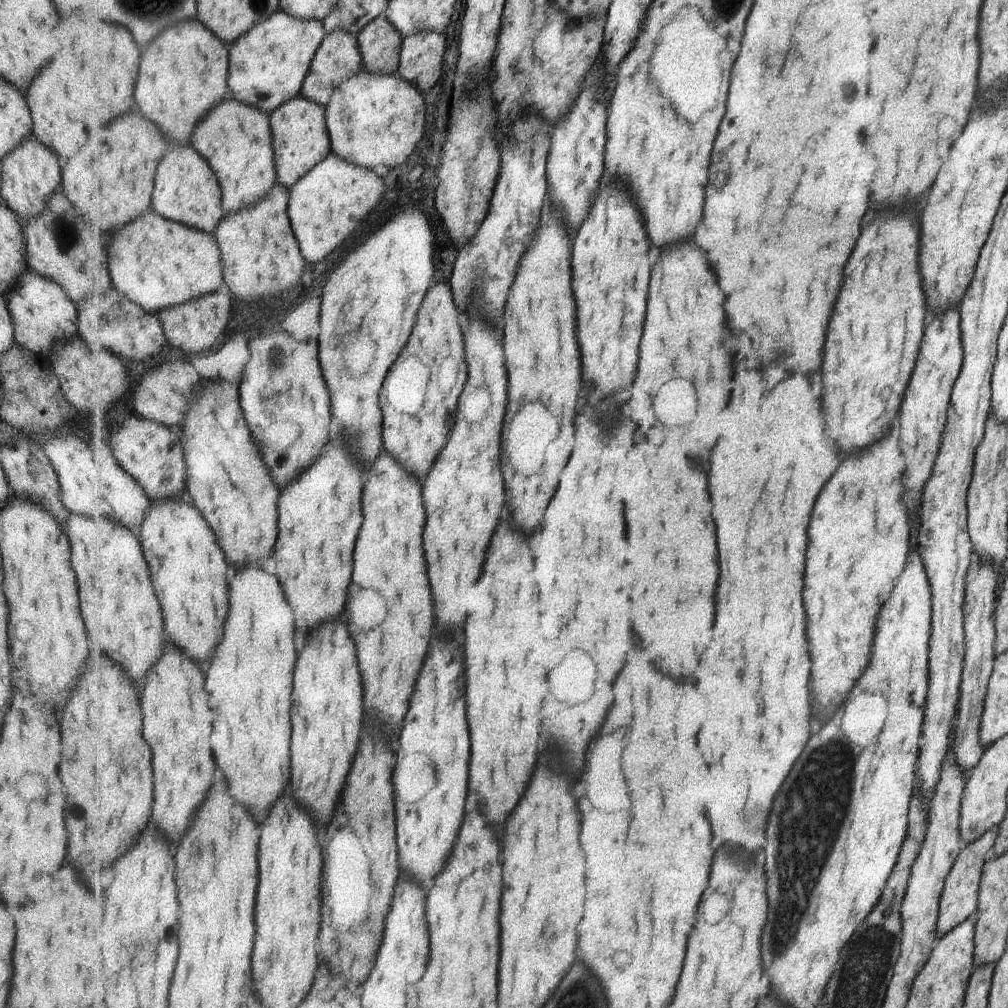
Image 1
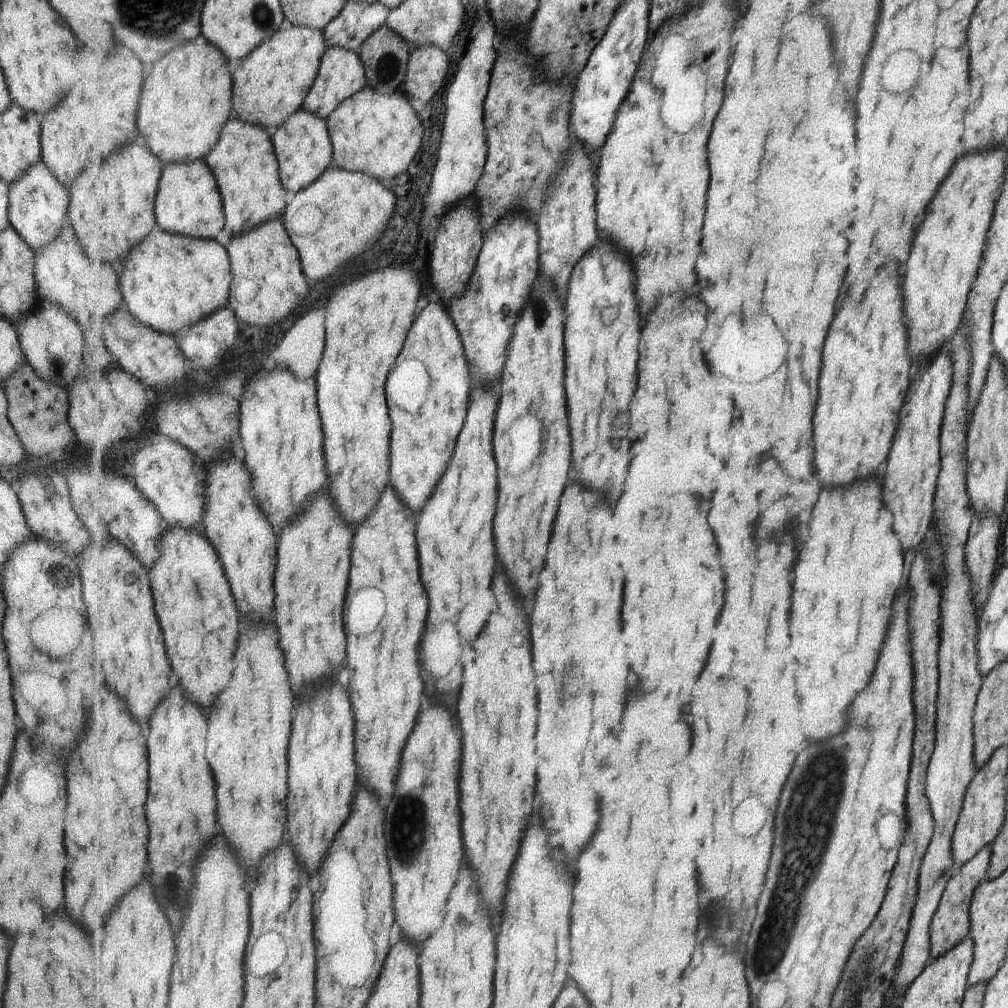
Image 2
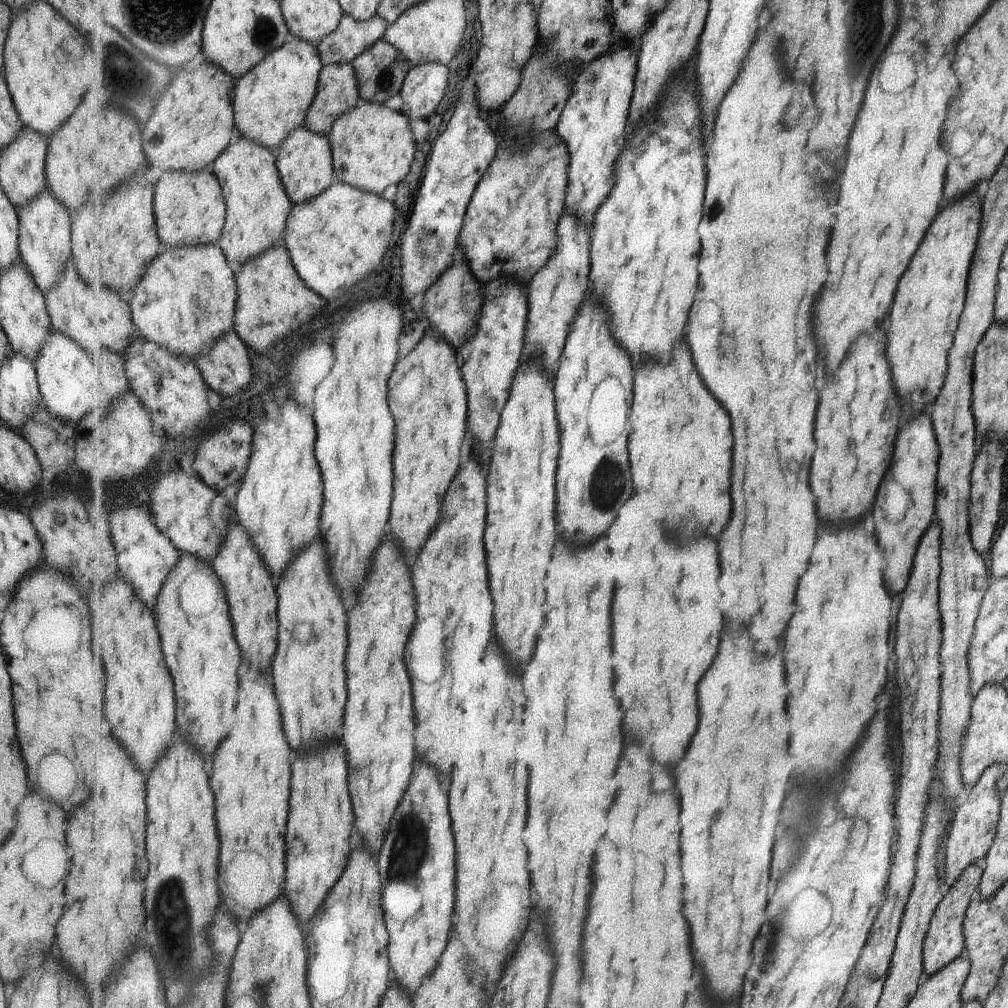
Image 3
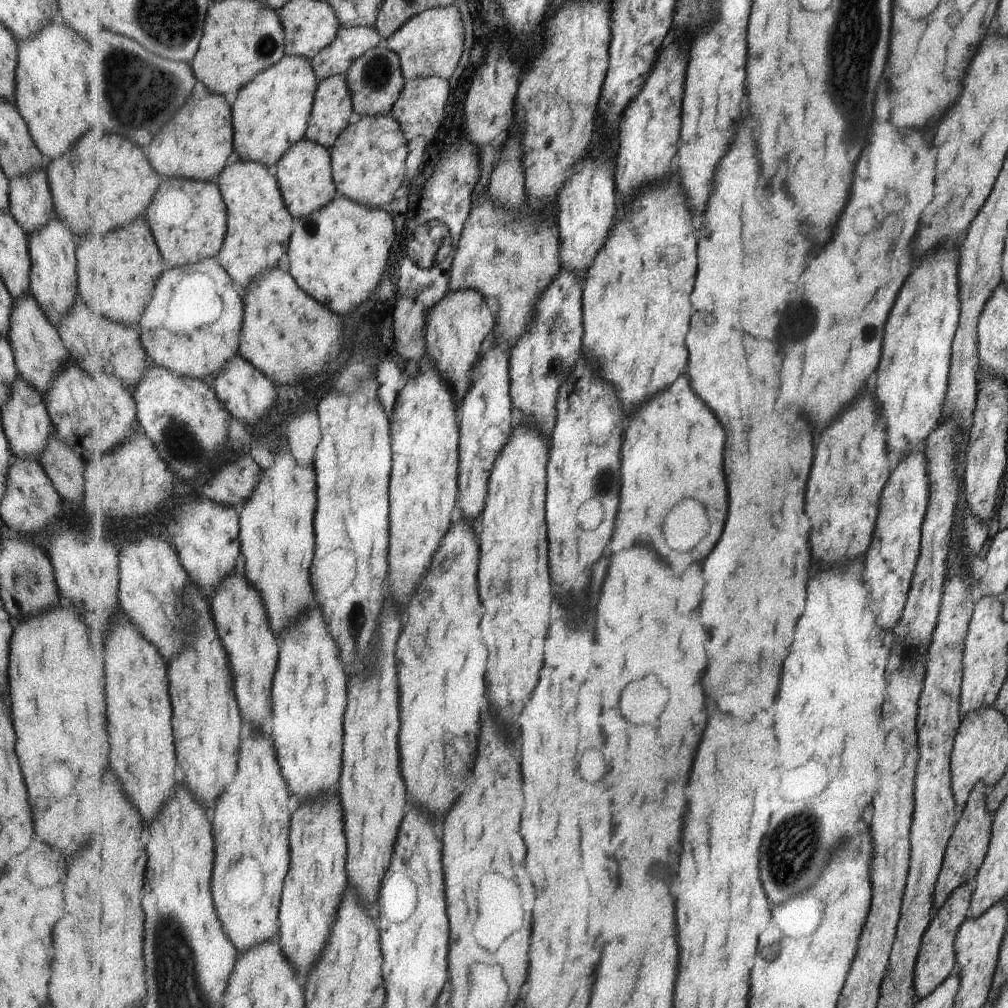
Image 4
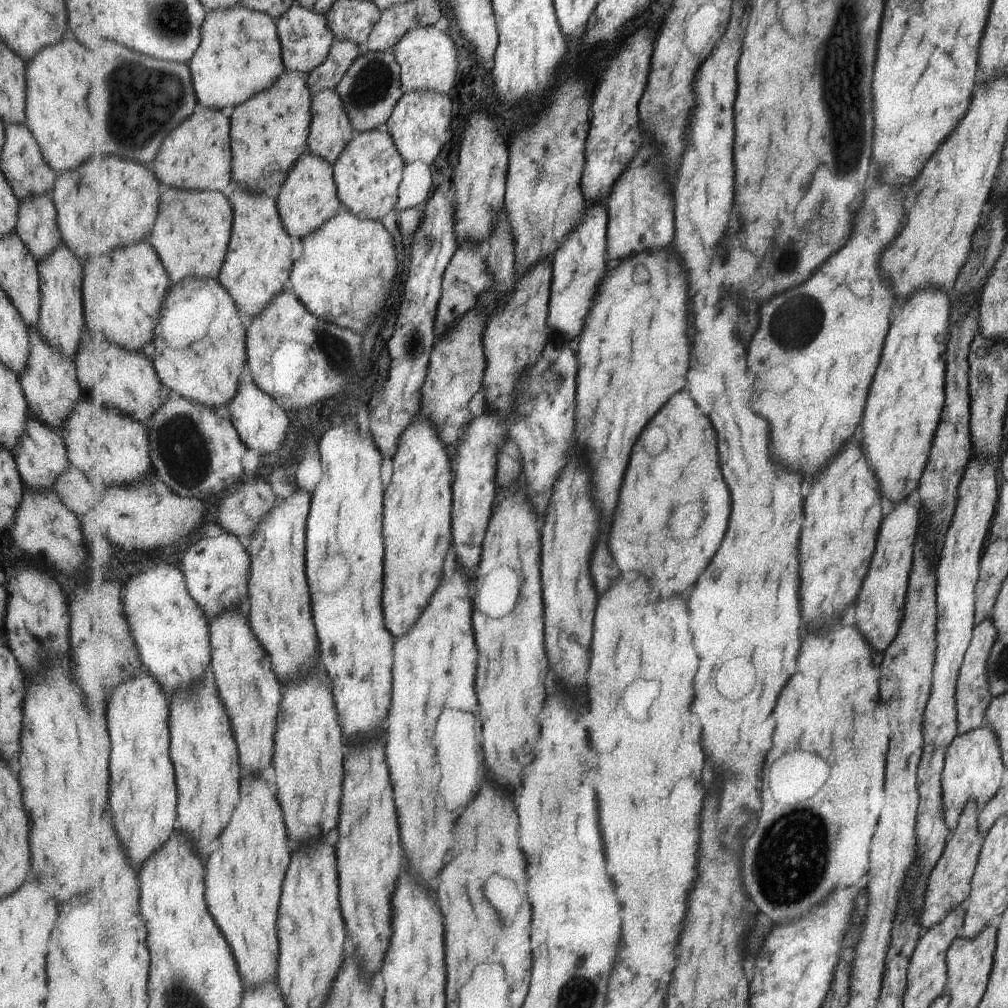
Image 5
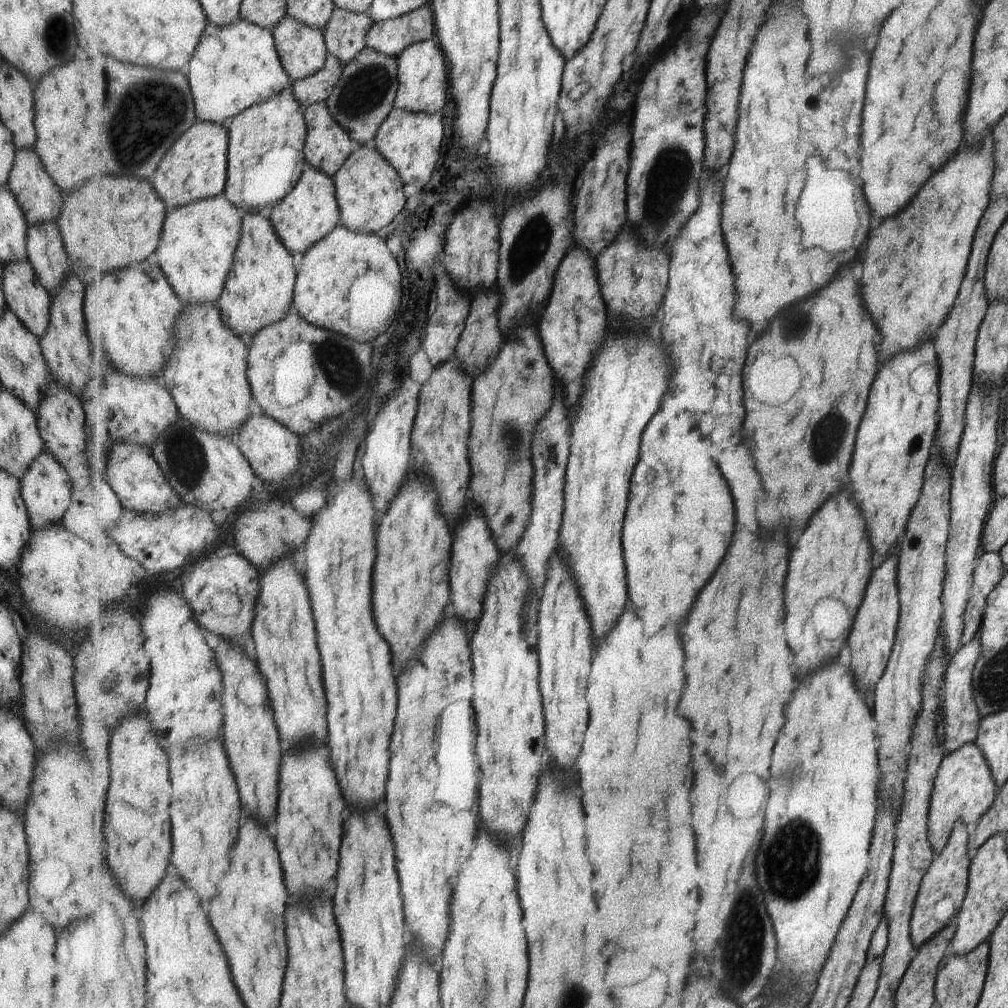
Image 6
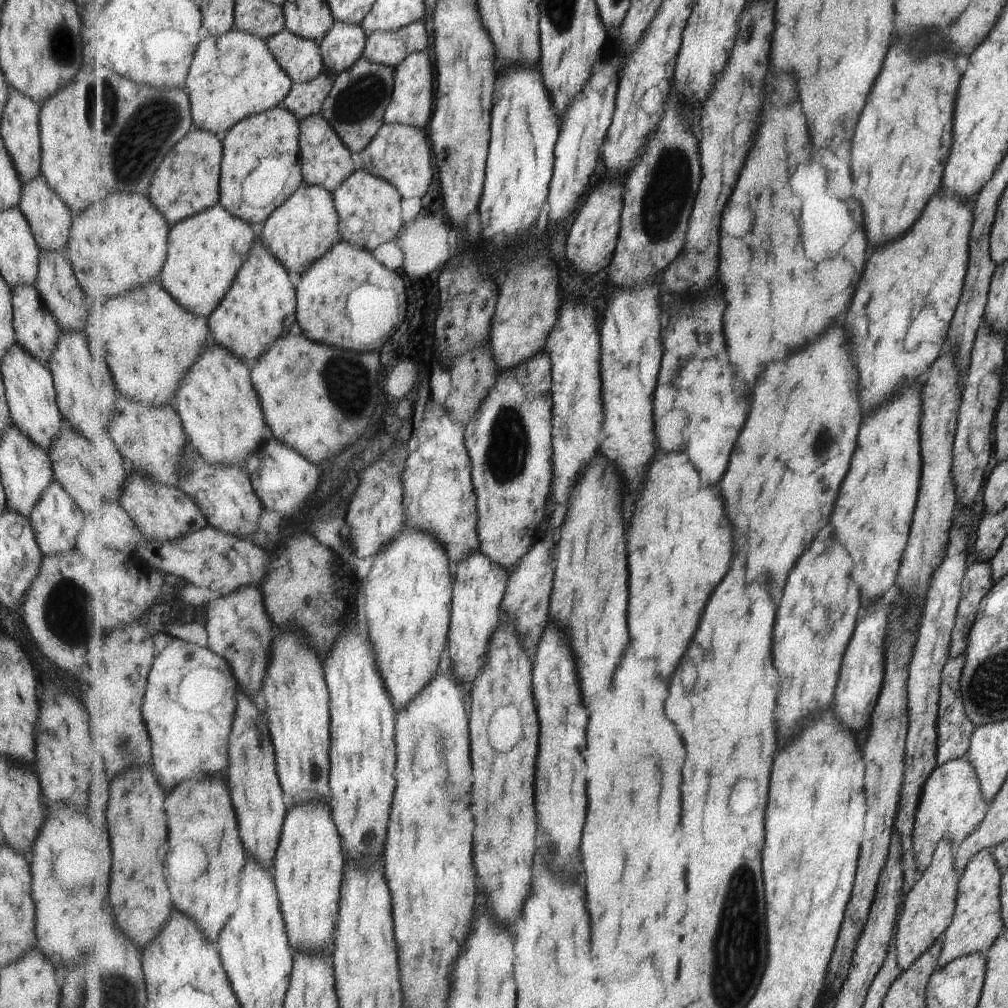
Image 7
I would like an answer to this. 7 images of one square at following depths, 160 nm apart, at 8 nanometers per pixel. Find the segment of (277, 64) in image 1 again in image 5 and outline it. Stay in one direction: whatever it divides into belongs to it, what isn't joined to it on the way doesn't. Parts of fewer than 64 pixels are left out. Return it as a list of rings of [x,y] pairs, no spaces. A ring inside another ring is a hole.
[[[287,71],[266,91],[256,94],[243,106],[235,108],[233,122],[233,180],[249,190],[276,193],[283,184],[273,184],[273,176],[267,176],[269,162],[277,162],[279,170],[287,176],[308,148],[312,125],[313,96],[306,83],[306,74]]]

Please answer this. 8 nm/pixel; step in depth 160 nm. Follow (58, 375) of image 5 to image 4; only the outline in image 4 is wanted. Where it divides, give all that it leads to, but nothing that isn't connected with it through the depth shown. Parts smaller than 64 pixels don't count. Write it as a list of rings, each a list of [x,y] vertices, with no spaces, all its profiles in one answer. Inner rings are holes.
[[[29,292],[13,300],[6,338],[13,353],[14,365],[19,378],[44,396],[54,376],[70,359],[70,354],[63,346],[56,328],[45,318],[43,311]]]

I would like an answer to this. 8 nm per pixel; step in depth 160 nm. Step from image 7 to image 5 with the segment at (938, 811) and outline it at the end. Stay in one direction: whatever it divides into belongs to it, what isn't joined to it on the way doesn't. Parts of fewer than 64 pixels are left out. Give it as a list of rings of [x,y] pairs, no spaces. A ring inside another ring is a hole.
[[[984,724],[978,729],[953,737],[945,753],[941,774],[942,815],[946,829],[951,834],[966,802],[974,802],[977,808],[982,808],[999,790],[1006,771],[1002,766],[995,735]]]

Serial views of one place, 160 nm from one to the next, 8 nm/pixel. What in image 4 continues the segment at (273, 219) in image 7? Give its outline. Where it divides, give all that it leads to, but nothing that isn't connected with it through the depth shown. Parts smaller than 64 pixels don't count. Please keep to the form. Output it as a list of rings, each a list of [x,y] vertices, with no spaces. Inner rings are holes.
[[[305,138],[294,144],[275,166],[275,173],[287,210],[295,220],[309,217],[339,196],[332,171],[332,151],[311,139]]]

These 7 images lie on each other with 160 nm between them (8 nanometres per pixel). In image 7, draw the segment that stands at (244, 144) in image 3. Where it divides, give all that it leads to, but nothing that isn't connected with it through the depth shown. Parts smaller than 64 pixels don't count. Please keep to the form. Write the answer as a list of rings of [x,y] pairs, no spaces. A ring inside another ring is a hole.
[[[258,238],[250,256],[246,258],[246,264],[239,269],[238,278],[230,292],[213,316],[207,318],[211,328],[210,339],[243,362],[252,365],[267,352],[274,341],[287,336],[293,324],[296,328],[297,306],[296,288],[291,284],[288,270],[262,244],[261,238]]]

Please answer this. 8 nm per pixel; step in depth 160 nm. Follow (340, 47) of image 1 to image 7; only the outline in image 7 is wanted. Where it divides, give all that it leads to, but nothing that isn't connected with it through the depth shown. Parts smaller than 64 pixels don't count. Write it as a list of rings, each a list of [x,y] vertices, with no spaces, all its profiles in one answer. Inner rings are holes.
[[[319,113],[300,122],[301,161],[304,182],[325,187],[333,194],[358,168],[359,161],[344,144],[331,123]]]

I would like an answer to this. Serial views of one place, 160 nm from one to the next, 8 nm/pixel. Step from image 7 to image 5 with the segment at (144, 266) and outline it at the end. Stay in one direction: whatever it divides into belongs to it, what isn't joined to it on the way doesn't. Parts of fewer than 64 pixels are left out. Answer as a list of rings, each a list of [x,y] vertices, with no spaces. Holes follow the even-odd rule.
[[[107,156],[105,160],[87,160],[83,166],[79,166],[73,172],[61,174],[56,177],[50,192],[56,210],[56,223],[60,237],[64,245],[79,260],[81,266],[89,256],[102,256],[113,253],[123,246],[137,244],[149,236],[149,232],[155,226],[155,220],[159,220],[161,192],[159,192],[159,180],[155,174],[137,162],[127,162],[117,156]]]

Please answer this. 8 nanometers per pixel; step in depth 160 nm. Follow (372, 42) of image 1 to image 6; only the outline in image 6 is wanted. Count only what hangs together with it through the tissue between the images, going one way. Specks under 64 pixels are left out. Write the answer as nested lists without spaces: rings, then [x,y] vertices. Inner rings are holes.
[[[367,47],[357,58],[343,67],[343,78],[326,100],[331,114],[361,146],[373,142],[379,127],[395,110],[395,99],[400,84],[398,79],[398,59],[388,57]]]

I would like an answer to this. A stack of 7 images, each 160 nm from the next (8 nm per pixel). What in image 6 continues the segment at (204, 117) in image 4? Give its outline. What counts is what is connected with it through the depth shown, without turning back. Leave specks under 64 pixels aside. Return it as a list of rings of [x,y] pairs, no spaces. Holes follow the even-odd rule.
[[[197,122],[191,130],[186,130],[183,138],[171,148],[171,154],[159,164],[159,174],[153,178],[155,190],[167,202],[169,212],[185,207],[185,204],[215,198],[225,192],[225,174],[227,174],[227,148],[229,134],[223,126],[211,122]]]

